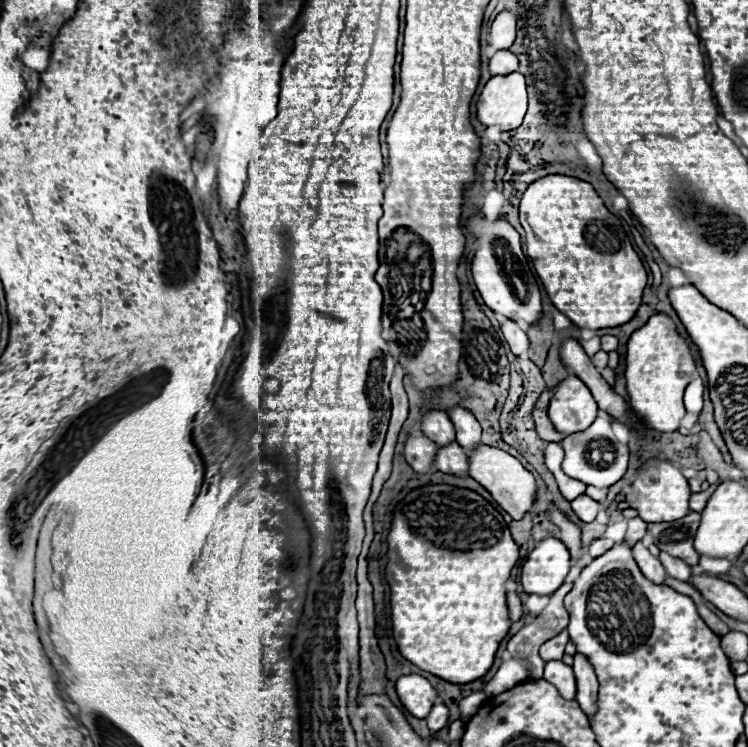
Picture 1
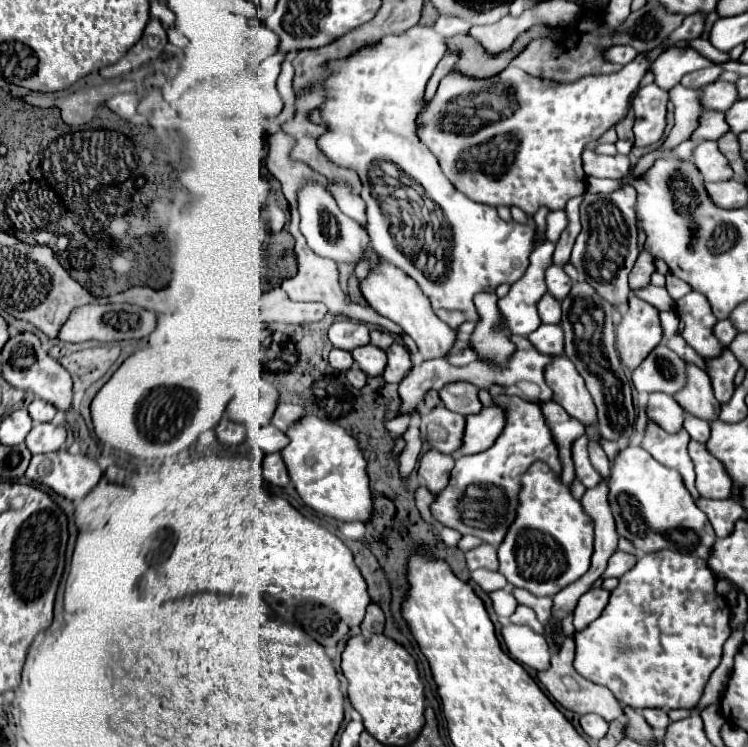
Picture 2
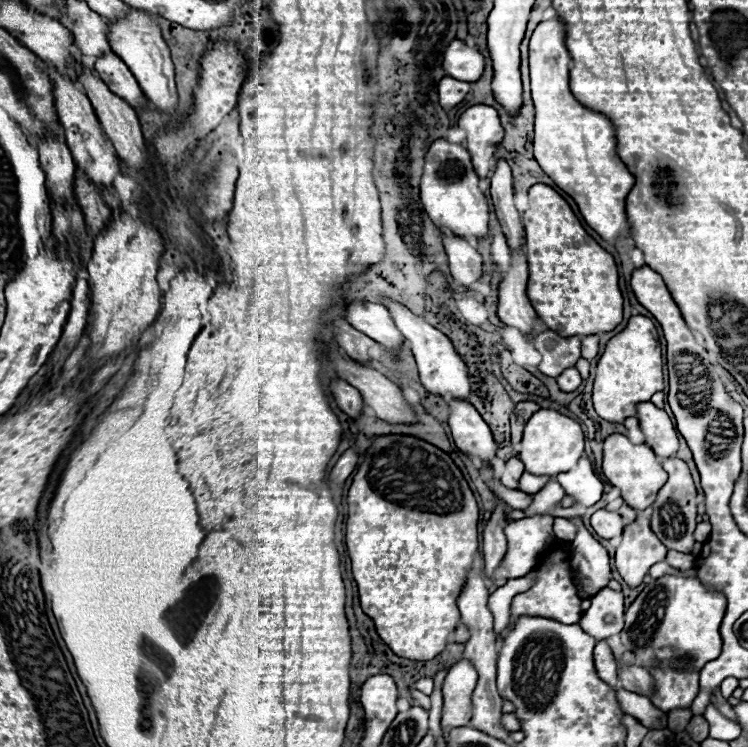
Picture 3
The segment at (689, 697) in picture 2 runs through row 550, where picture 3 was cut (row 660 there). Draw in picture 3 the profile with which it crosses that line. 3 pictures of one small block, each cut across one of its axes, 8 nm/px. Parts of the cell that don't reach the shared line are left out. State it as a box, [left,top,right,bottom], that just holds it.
[650,648,700,712]

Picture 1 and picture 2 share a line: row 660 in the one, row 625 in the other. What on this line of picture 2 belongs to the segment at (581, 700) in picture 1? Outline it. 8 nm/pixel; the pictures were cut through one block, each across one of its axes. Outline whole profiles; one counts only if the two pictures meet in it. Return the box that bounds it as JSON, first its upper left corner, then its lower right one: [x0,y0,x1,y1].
[574,588,610,632]

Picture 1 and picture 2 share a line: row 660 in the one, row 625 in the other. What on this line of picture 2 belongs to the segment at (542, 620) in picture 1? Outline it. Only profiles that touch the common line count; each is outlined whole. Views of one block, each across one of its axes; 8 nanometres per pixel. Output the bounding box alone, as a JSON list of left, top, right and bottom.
[510,606,544,634]

